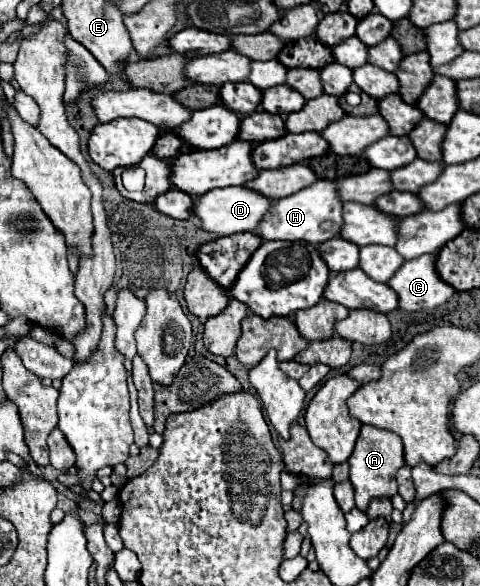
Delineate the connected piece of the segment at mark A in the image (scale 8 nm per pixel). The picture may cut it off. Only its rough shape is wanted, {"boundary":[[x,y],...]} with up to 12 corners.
{"boundary":[[362,425],[350,463],[356,507],[392,497],[402,439]]}

